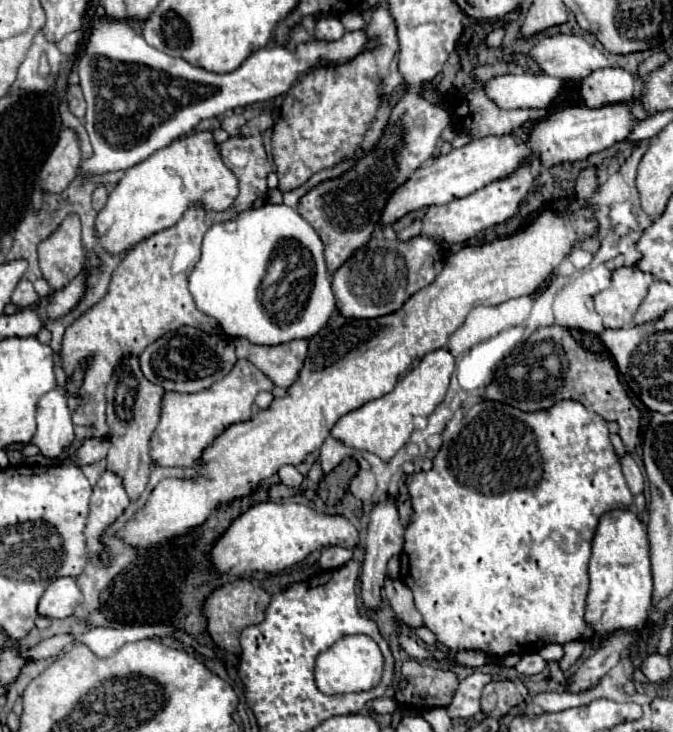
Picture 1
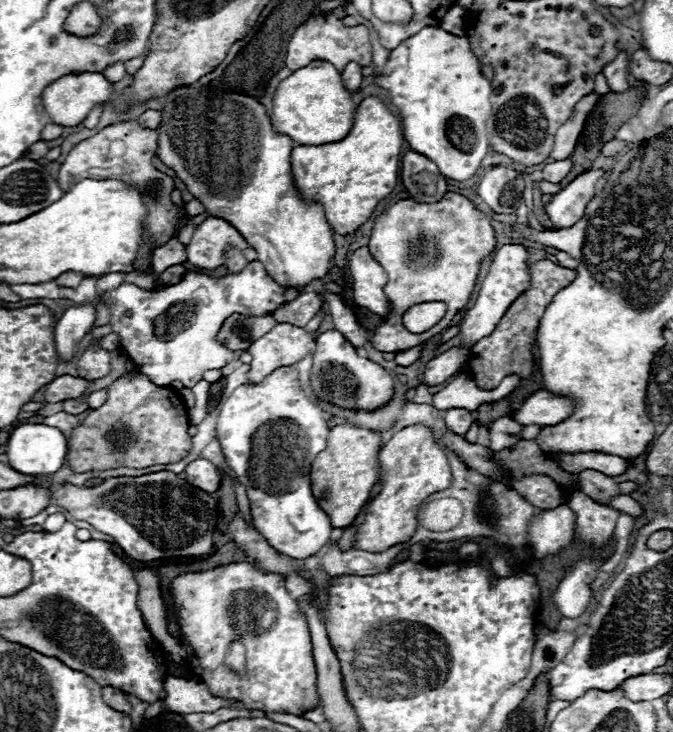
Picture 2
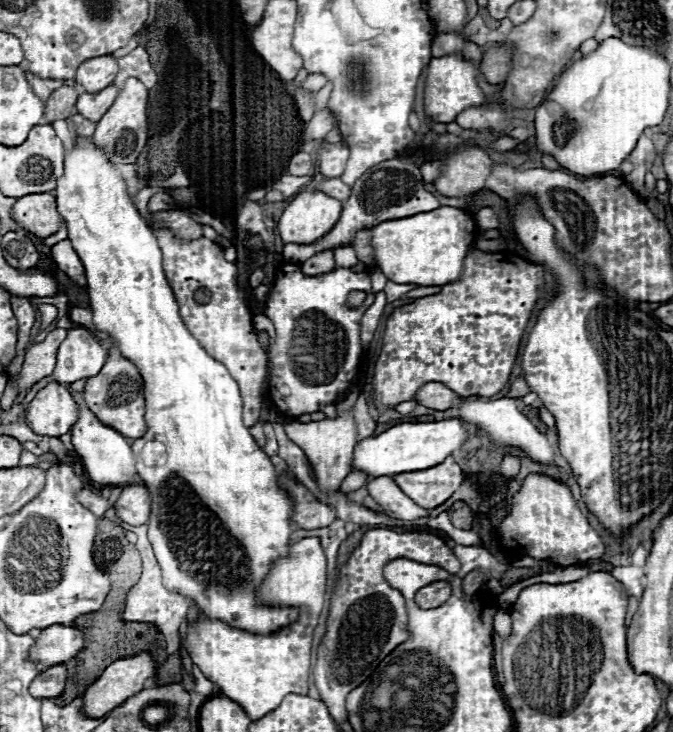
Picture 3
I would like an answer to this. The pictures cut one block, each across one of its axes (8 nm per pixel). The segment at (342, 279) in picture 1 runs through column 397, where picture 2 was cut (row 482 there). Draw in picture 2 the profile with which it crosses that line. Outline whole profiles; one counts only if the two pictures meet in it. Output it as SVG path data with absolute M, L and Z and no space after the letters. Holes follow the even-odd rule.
M294 366L274 370L262 384L238 386L220 406L216 436L228 466L250 498L256 530L278 552L310 558L330 540L330 520L310 490L312 460L328 444L328 424L318 402L306 398Z

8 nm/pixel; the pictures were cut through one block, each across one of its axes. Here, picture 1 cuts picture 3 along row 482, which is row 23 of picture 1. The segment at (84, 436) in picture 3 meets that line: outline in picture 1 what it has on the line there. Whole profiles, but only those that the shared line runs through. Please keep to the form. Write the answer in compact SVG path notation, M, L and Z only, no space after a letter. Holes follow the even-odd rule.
M102 18L78 58L80 86L88 104L86 132L94 146L94 156L80 168L90 174L128 170L194 130L200 120L238 106L274 100L288 92L300 72L312 70L320 60L328 60L332 66L348 62L364 50L366 42L366 32L358 30L346 32L336 42L300 44L296 50L270 46L248 56L234 72L216 74L152 48L128 20Z

